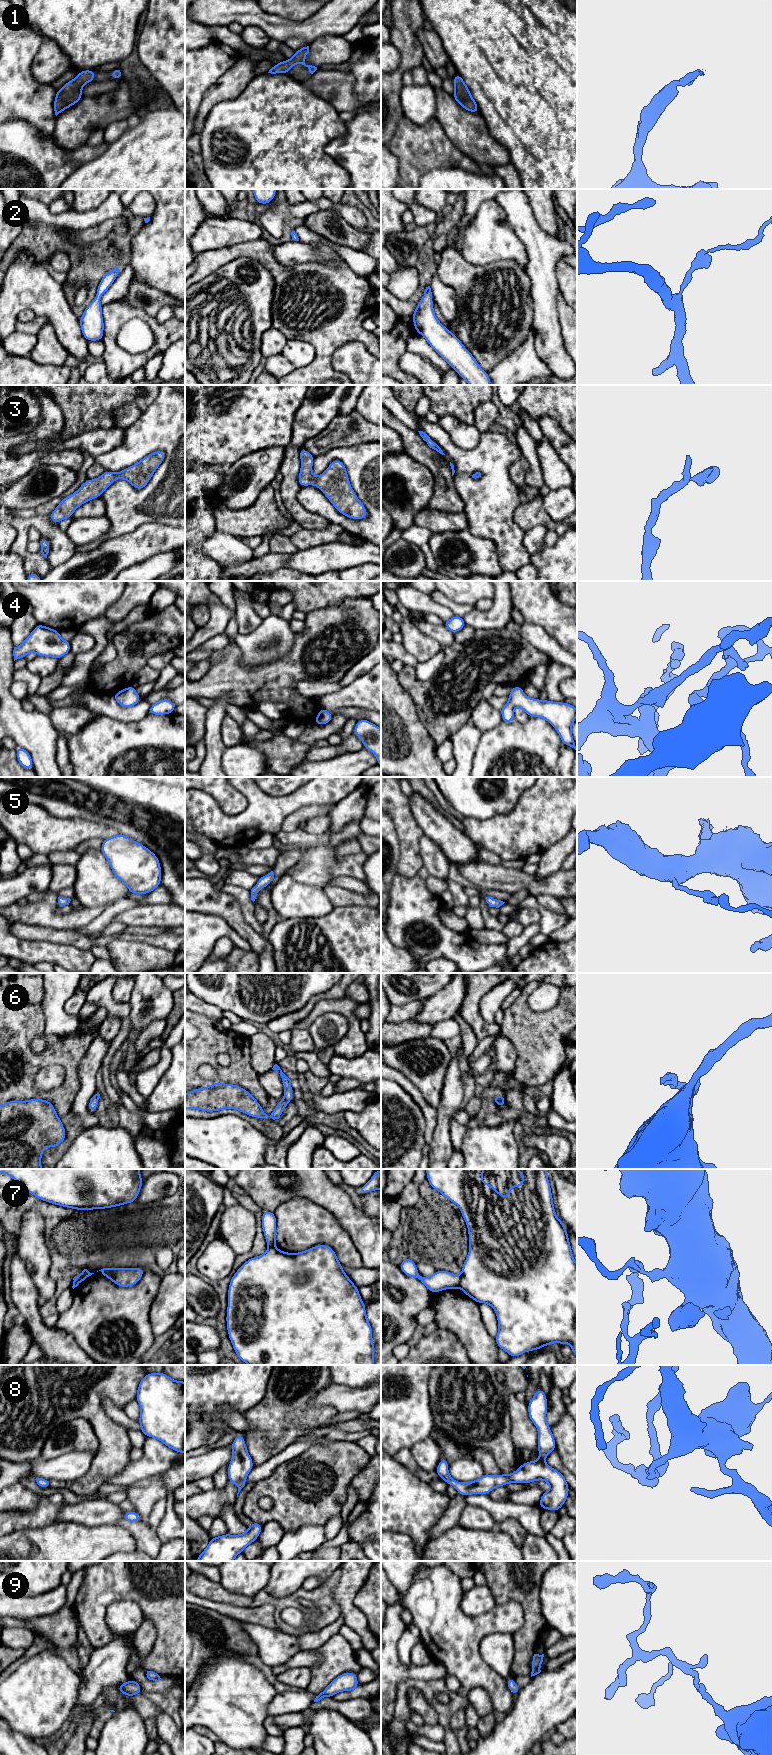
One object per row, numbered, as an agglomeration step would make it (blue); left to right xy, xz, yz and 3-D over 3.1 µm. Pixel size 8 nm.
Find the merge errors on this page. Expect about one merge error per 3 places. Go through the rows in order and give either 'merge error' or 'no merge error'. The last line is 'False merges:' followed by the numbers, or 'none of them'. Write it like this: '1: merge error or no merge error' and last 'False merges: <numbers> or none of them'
1: no merge error
2: no merge error
3: no merge error
4: no merge error
5: no merge error
6: no merge error
7: merge error
8: no merge error
9: no merge error
False merges: 7

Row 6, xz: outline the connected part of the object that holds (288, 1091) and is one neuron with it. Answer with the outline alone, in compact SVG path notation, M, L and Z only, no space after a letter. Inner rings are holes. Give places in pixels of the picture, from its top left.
M275 1064L273 1070L279 1070L284 1086L284 1098L268 1116L259 1102L244 1088L234 1084L218 1082L206 1088L197 1088L185 1094L185 1109L197 1109L215 1112L224 1109L235 1109L254 1118L270 1117L279 1119L287 1104L293 1100L291 1080Z

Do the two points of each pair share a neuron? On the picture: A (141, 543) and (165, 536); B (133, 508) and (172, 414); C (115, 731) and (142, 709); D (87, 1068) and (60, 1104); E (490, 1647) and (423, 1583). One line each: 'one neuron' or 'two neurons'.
A: one neuron
B: one neuron
C: two neurons
D: two neurons
E: two neurons

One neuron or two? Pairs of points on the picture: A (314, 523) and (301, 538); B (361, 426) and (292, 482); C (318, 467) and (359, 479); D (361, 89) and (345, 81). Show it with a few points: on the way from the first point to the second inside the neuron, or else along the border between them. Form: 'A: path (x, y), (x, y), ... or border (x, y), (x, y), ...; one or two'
A: border (330, 524), (323, 529), (302, 528); two
B: path (341, 432), (325, 440), (307, 458), (306, 465); one
C: path (330, 455), (342, 455), (354, 467); one
D: border (347, 71), (353, 77), (353, 92), (367, 103); two

